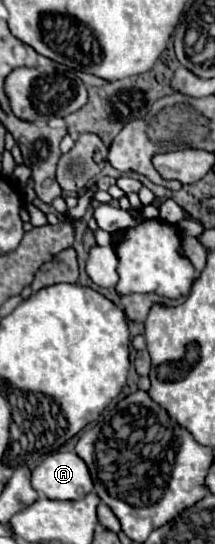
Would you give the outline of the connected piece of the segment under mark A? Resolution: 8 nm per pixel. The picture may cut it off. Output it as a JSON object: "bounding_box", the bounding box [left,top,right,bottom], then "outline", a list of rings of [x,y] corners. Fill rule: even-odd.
{"bounding_box":[32,452,92,500],"outline":[[[56,452],[32,470],[32,488],[50,500],[78,500],[92,492],[92,478],[76,452]]]}

